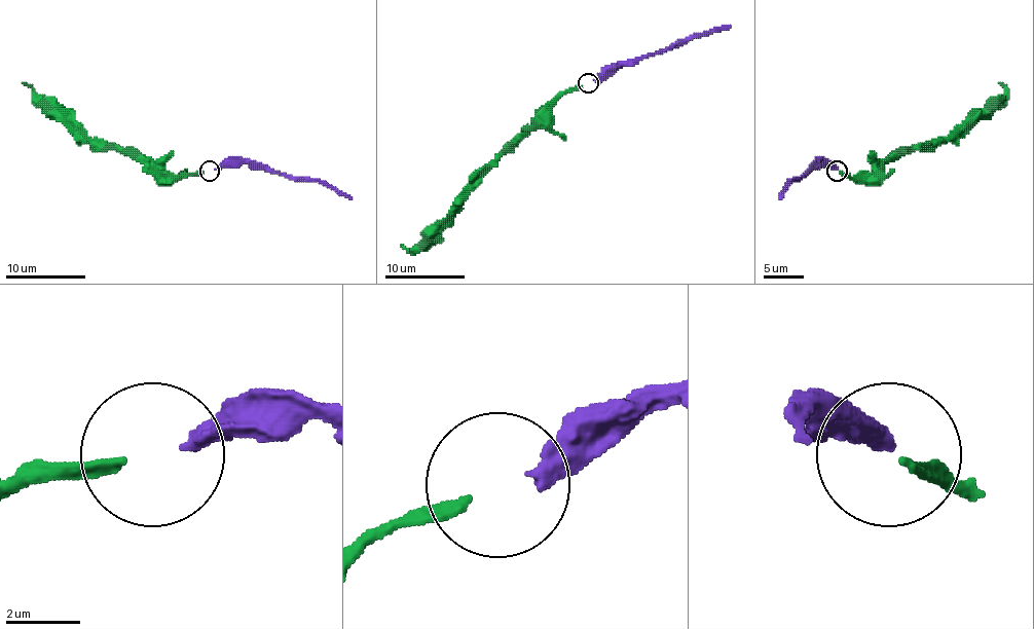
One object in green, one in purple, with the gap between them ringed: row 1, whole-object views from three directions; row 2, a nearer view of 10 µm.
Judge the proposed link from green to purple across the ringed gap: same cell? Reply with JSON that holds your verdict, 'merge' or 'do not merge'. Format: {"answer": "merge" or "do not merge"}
{"answer": "merge"}

